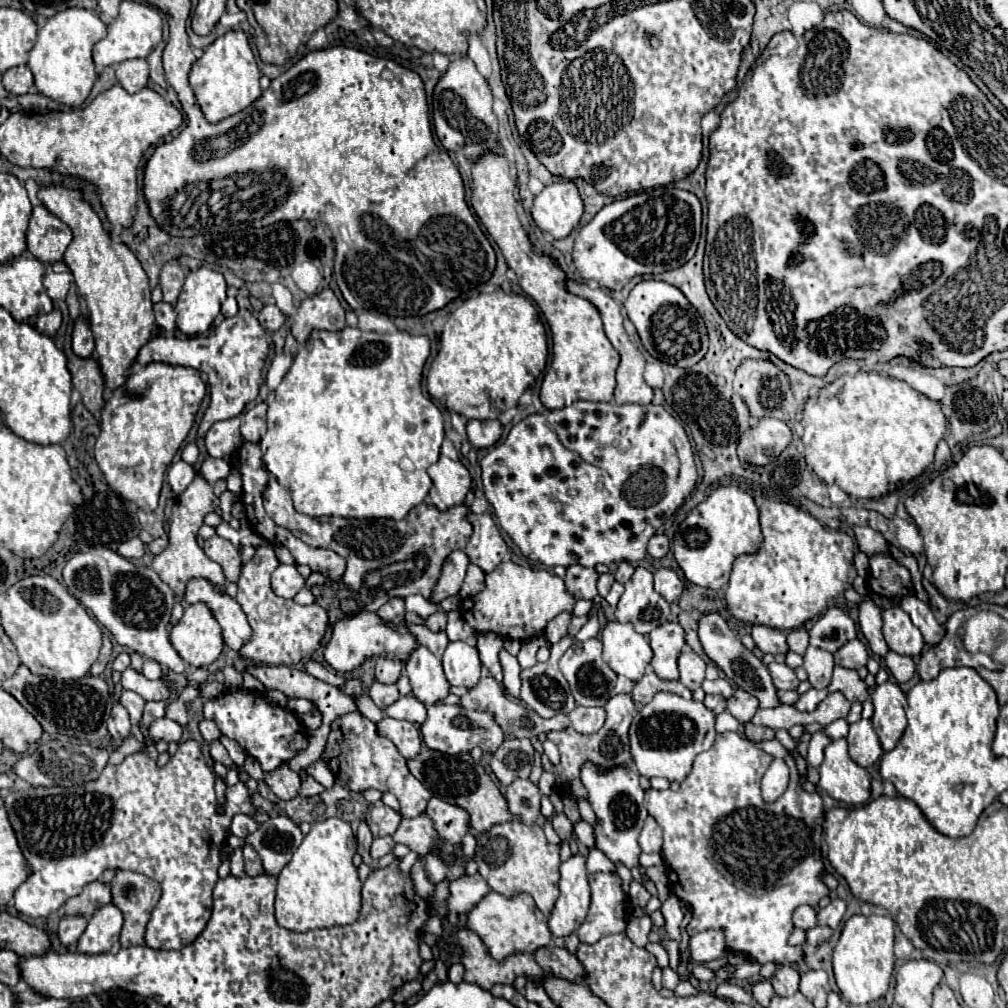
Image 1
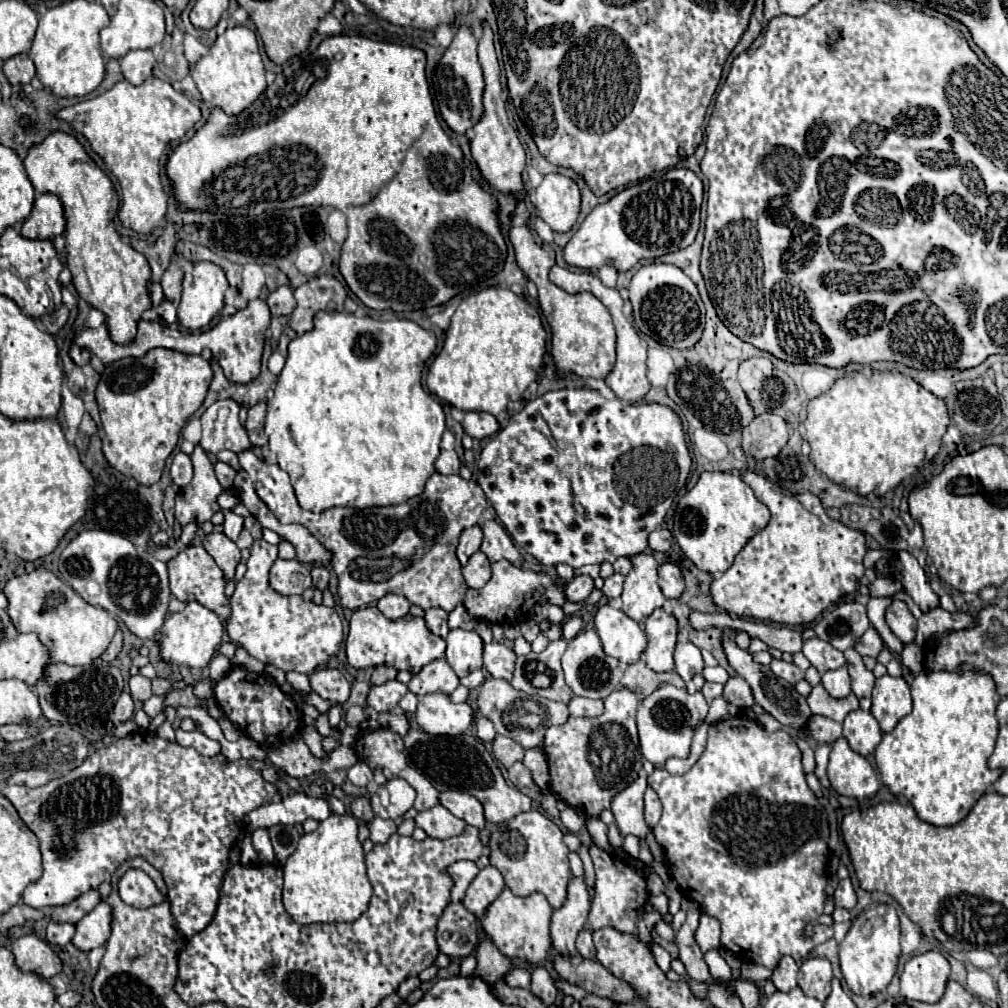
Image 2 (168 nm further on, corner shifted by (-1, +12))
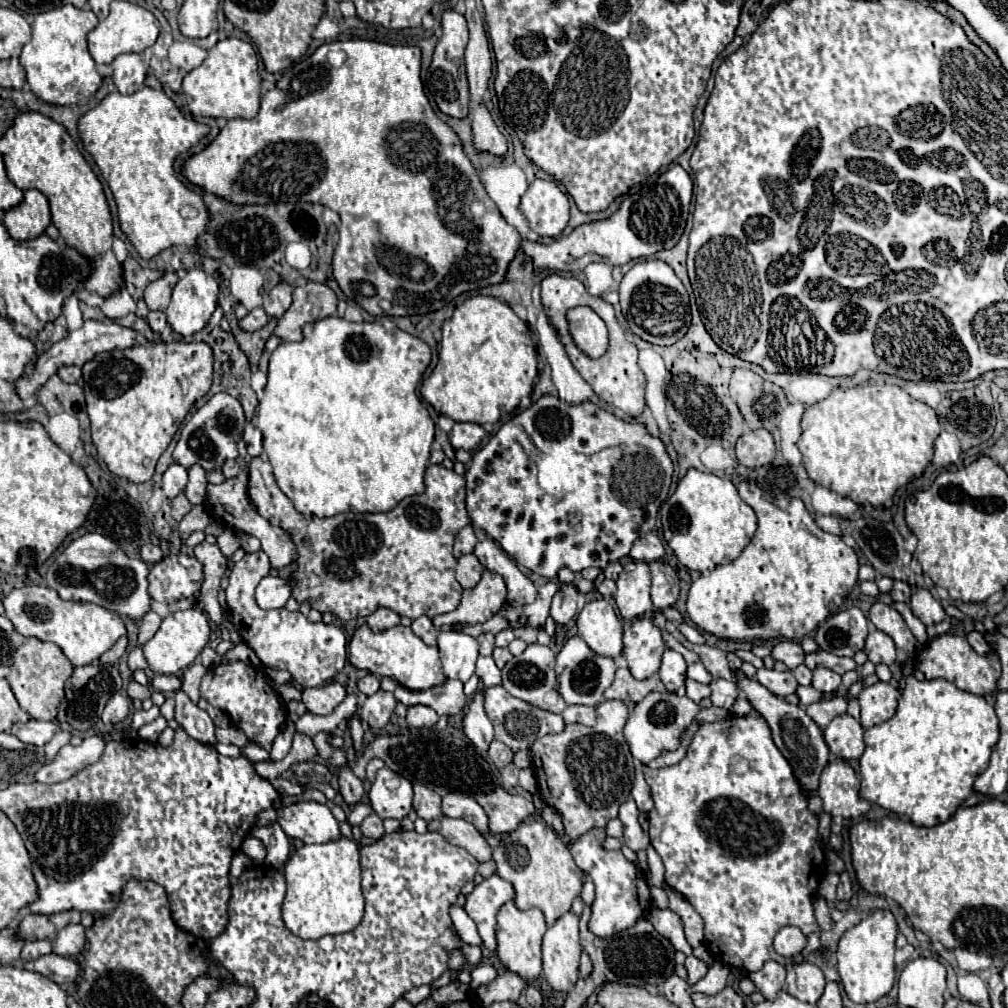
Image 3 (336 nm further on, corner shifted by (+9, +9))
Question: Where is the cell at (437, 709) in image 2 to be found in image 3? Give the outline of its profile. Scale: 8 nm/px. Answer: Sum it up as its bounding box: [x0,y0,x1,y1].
[407,705,439,729]

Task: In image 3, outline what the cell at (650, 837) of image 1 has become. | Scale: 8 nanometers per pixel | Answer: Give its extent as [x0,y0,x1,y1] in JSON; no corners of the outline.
[631,771,653,813]

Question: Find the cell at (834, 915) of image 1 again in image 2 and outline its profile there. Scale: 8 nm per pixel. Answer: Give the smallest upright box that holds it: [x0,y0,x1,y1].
[835,878,857,908]

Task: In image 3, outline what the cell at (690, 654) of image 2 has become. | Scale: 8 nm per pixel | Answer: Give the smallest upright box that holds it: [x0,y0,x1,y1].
[659,649,687,691]

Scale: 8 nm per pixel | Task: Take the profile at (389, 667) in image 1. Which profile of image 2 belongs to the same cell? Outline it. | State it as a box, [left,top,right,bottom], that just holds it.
[371,666,397,684]

